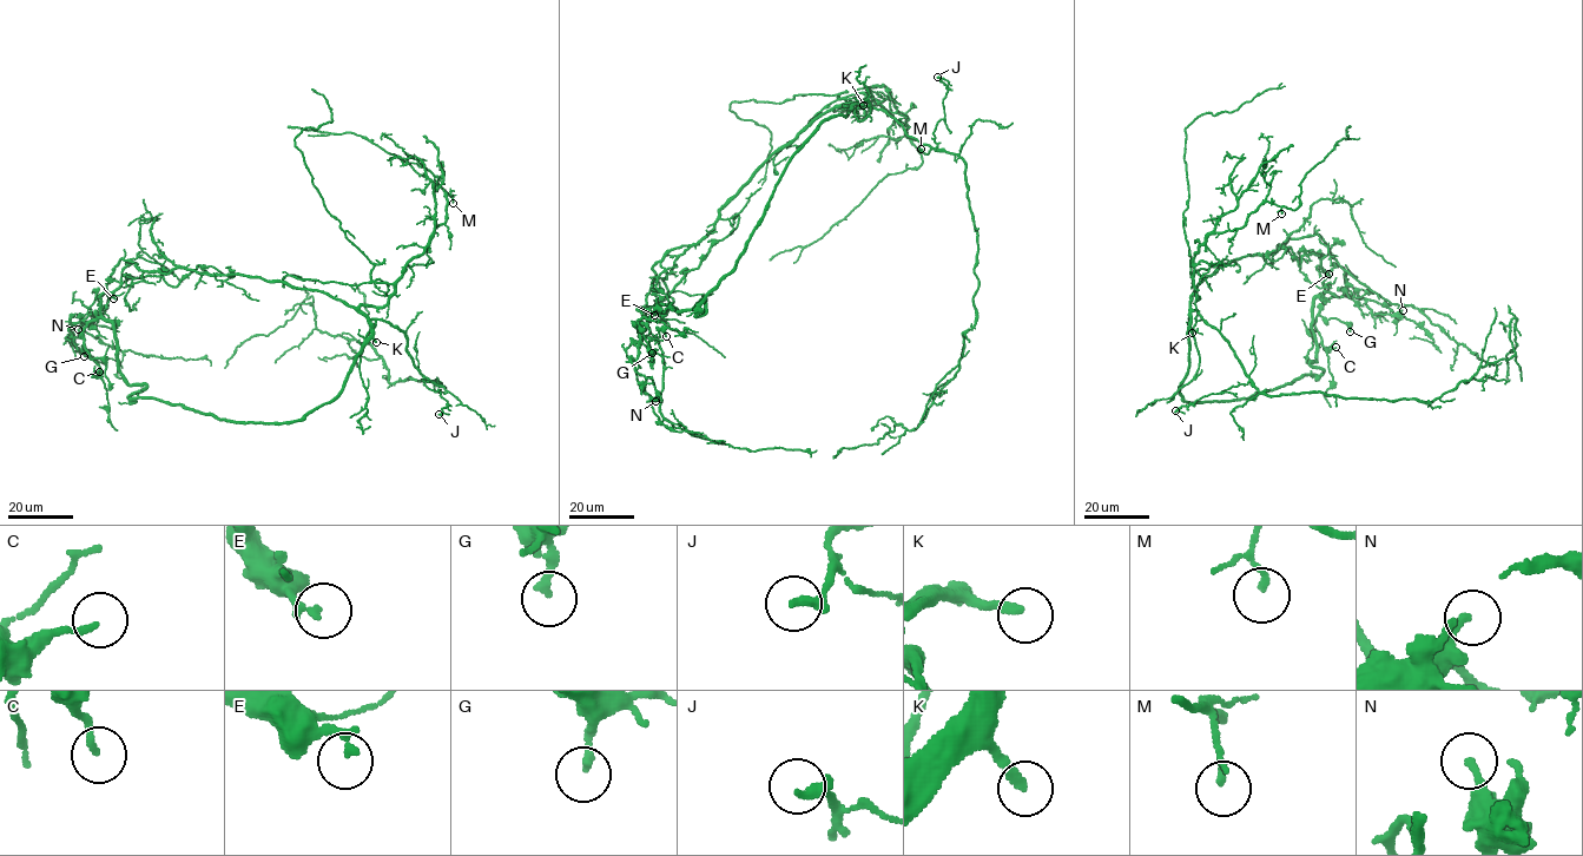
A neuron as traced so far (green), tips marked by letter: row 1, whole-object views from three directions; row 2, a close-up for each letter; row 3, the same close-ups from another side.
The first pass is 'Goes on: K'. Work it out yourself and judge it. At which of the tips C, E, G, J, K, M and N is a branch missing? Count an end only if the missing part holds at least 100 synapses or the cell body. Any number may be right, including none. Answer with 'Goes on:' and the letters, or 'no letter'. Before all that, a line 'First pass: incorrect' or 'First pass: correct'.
First pass: correct
Goes on: K

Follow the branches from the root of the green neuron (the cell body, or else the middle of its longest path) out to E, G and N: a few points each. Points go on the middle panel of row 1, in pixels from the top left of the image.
E: (845, 104), (772, 155), (707, 234), (653, 265), (650, 331), (639, 350), (647, 320), (638, 309), (654, 315)
G: (845, 104), (772, 155), (707, 234), (653, 265), (650, 331), (639, 350), (634, 326), (652, 353)
N: (845, 104), (772, 155), (707, 234), (653, 265), (650, 331), (634, 368), (651, 377), (655, 401)

